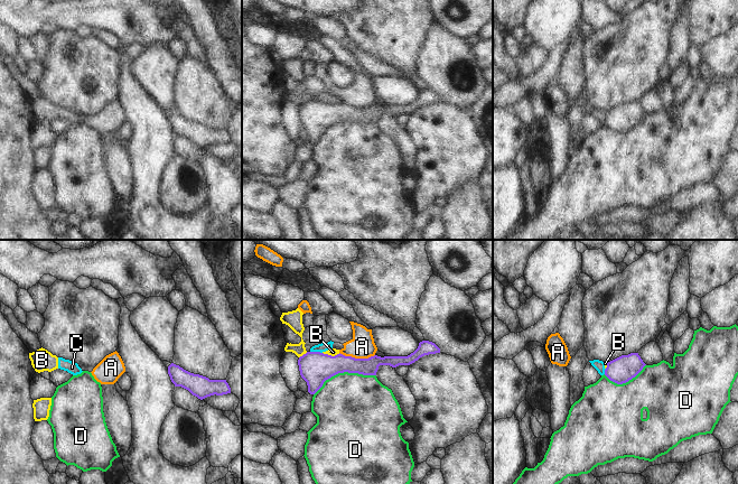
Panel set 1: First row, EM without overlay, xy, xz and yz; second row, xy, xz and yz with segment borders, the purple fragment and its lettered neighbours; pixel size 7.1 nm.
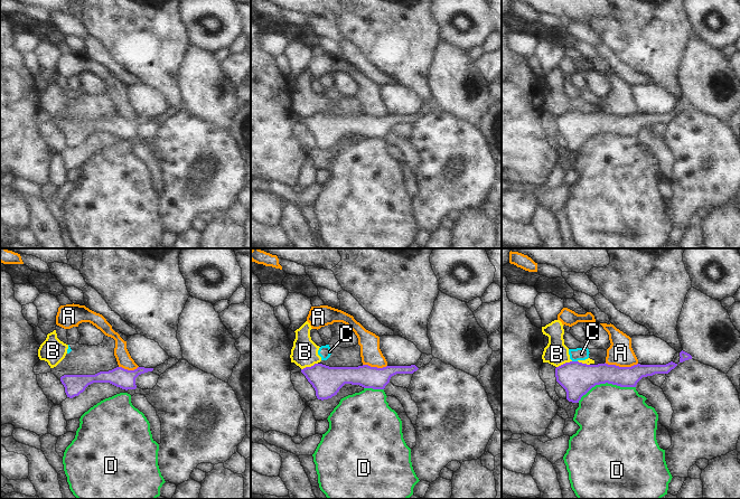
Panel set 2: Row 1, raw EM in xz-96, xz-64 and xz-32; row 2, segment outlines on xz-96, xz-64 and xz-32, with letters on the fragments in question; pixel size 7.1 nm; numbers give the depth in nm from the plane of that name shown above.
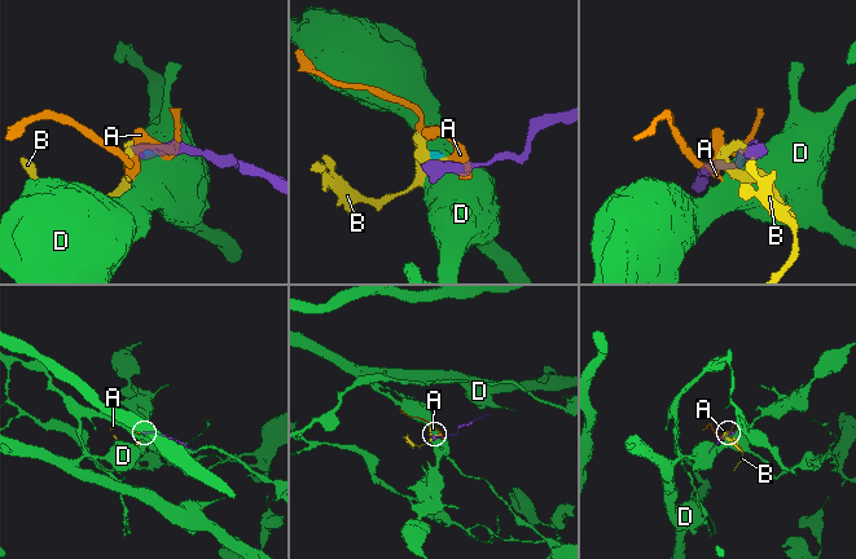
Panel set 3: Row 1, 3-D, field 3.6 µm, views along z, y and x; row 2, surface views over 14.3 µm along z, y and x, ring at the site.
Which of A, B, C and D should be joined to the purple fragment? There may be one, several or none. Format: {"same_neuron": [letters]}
{"same_neuron": []}

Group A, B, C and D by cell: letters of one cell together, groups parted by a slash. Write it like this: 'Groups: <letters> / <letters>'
Groups: A C / B D.

